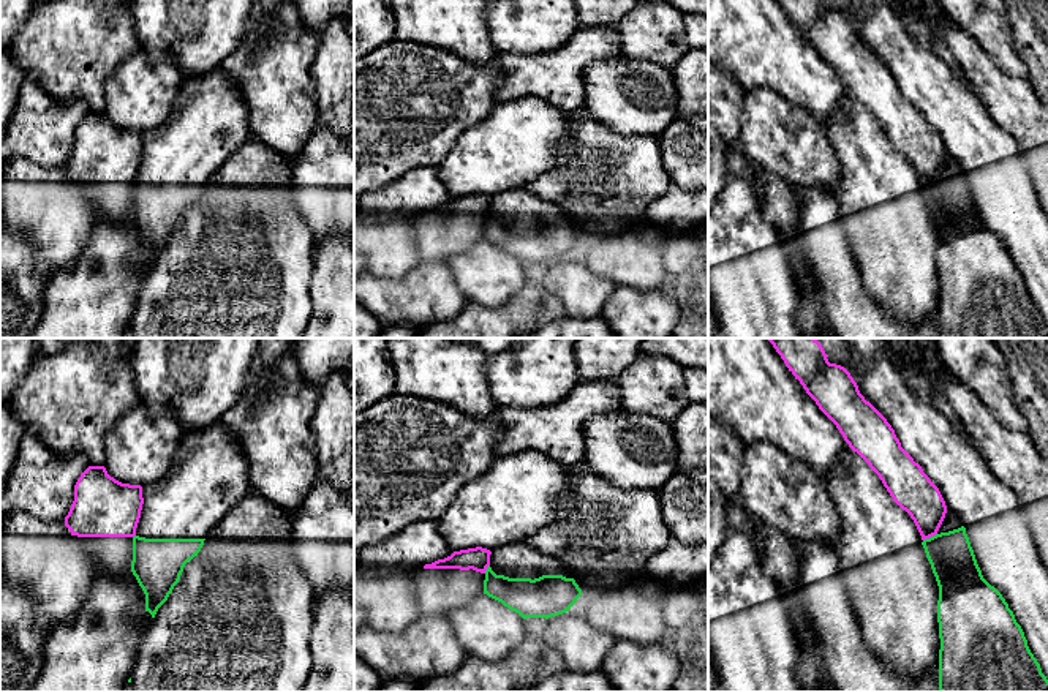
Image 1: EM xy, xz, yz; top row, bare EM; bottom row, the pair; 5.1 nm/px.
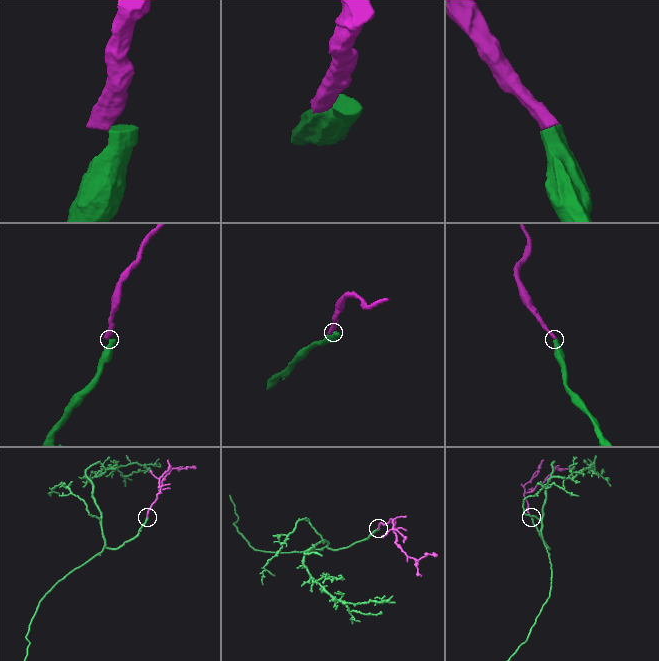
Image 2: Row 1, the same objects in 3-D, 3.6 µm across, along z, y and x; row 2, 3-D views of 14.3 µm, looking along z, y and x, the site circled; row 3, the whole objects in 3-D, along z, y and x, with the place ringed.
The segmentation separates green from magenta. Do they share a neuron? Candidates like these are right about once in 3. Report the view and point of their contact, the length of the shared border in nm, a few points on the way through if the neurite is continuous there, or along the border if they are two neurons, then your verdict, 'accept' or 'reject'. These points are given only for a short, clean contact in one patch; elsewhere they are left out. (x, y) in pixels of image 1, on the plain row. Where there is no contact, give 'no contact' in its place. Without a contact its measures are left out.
contact yz (930, 184); length 80 nm; border yz (936, 179), (923, 187); reject

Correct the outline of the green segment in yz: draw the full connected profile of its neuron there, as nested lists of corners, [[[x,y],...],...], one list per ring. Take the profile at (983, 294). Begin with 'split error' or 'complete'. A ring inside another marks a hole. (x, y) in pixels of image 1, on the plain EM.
split error | [[[947,155],[937,180],[922,191],[939,232],[939,338],[1048,338],[1021,272],[1002,240],[983,224],[958,161]]]

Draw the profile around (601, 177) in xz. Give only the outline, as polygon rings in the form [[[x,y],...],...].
[[[585,107],[569,112],[567,133],[556,147],[556,163],[525,188],[555,202],[574,223],[639,226],[653,201],[672,186],[656,136],[616,133],[594,120]]]

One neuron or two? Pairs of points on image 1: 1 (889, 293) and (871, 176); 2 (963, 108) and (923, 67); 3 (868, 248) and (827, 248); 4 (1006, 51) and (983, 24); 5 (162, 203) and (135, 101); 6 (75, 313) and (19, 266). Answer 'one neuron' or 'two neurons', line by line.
1: one neuron
2: one neuron
3: two neurons
4: one neuron
5: two neurons
6: two neurons

